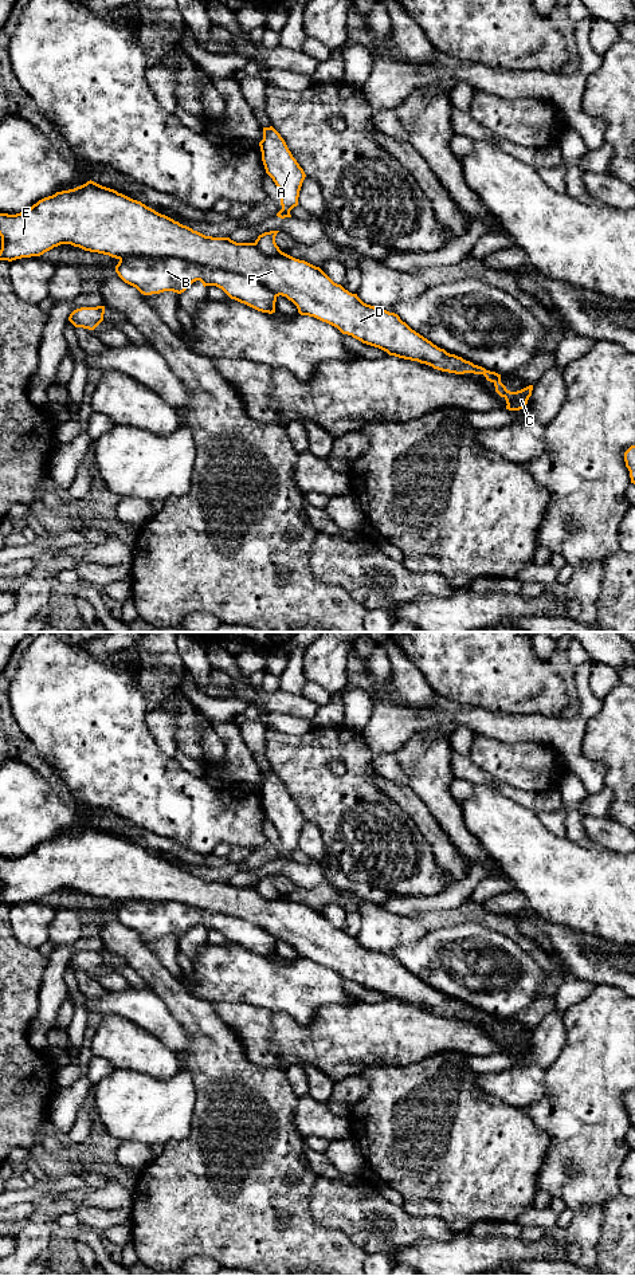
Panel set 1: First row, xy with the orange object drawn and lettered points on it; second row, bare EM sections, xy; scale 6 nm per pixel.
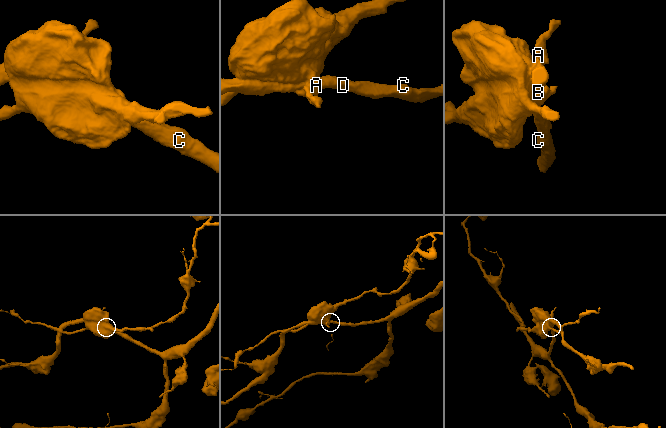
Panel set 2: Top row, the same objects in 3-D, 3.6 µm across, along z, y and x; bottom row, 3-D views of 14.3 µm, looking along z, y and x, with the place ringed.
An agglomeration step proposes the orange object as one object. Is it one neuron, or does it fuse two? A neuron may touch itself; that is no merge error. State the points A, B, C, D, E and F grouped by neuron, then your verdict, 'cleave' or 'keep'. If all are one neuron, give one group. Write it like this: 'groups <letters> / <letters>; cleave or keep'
groups A B / C D E F; cleave

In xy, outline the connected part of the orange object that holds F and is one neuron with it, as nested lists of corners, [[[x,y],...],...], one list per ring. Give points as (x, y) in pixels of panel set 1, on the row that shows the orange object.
[[[91,180],[74,189],[44,197],[20,213],[0,213],[0,236],[0,260],[8,262],[40,256],[60,244],[71,244],[115,259],[126,256],[179,258],[203,267],[220,268],[248,276],[264,284],[277,297],[286,297],[297,306],[301,315],[326,322],[337,327],[342,334],[379,348],[389,356],[418,361],[442,372],[483,374],[487,381],[494,384],[495,392],[506,400],[506,409],[509,411],[522,409],[532,396],[533,385],[517,392],[507,390],[501,382],[501,374],[438,348],[412,330],[397,314],[364,303],[357,294],[352,294],[341,284],[334,283],[320,267],[285,252],[267,256],[255,243],[236,243],[228,237],[205,236],[156,212],[141,201]]]

